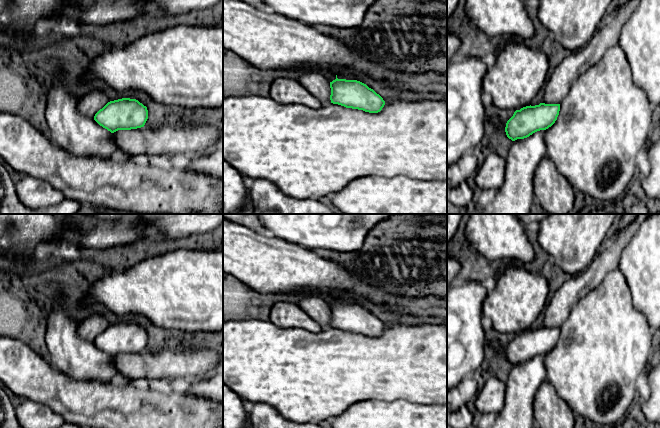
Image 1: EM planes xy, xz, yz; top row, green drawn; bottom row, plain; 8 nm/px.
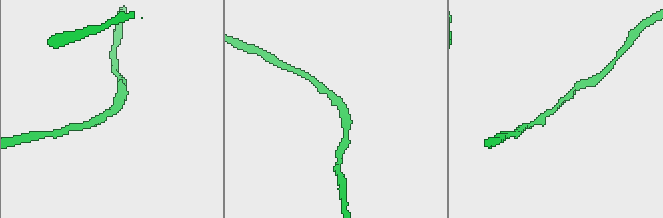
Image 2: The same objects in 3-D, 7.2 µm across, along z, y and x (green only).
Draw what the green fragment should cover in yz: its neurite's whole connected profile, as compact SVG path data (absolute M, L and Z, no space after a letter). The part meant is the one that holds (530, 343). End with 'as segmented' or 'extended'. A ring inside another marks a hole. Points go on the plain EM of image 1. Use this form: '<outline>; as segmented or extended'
M637 214L635 220L624 231L614 233L611 246L598 253L585 271L563 283L545 308L542 326L516 334L507 345L505 356L509 363L515 365L527 362L555 347L560 328L574 306L597 288L610 271L619 267L623 249L650 215L652 214Z; extended

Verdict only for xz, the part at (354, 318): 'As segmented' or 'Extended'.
Extended

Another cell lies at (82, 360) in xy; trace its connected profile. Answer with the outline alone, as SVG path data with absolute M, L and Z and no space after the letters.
M56 301L56 307L52 310L47 321L45 336L46 347L51 355L50 363L64 374L75 380L94 380L102 383L118 381L118 371L112 357L100 350L94 342L86 341L79 336L79 323L66 313L61 303Z

